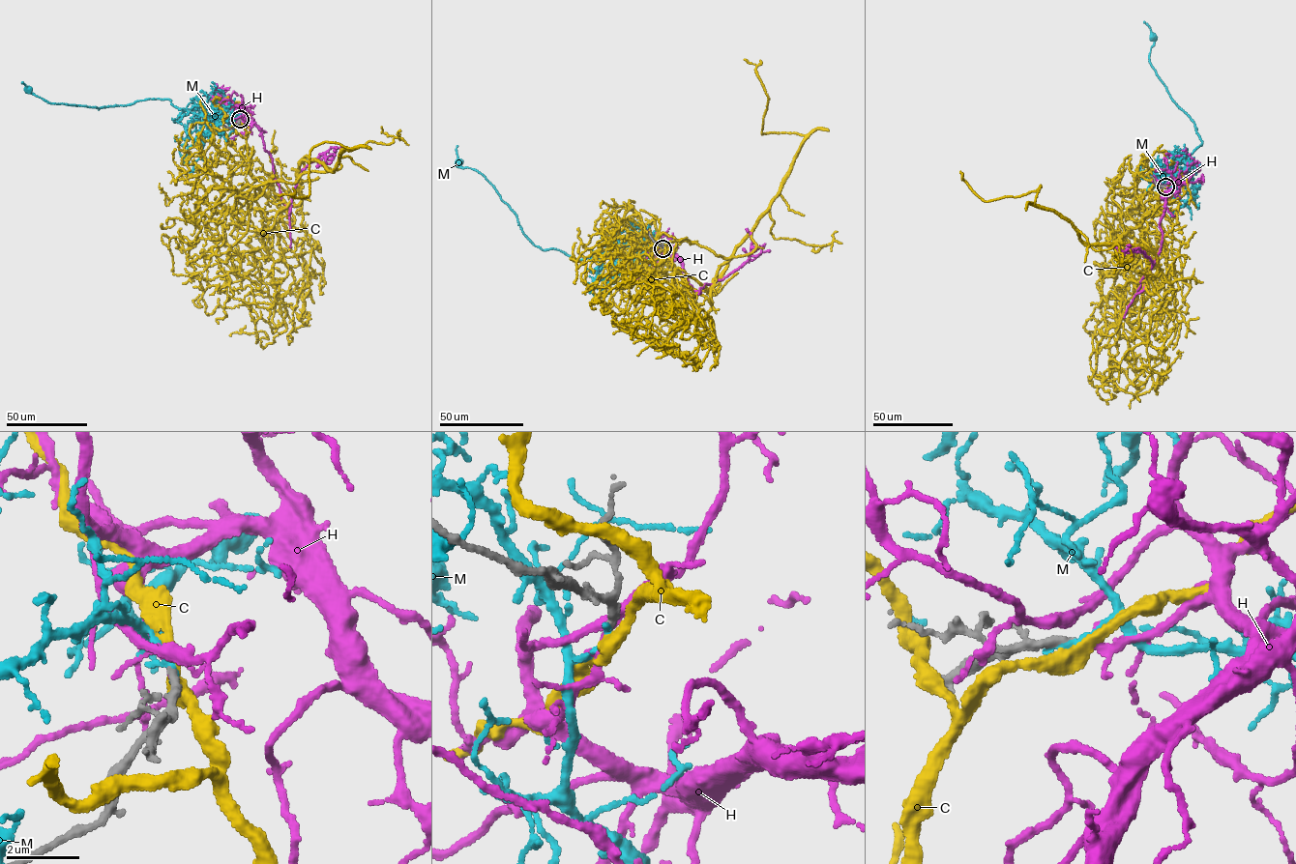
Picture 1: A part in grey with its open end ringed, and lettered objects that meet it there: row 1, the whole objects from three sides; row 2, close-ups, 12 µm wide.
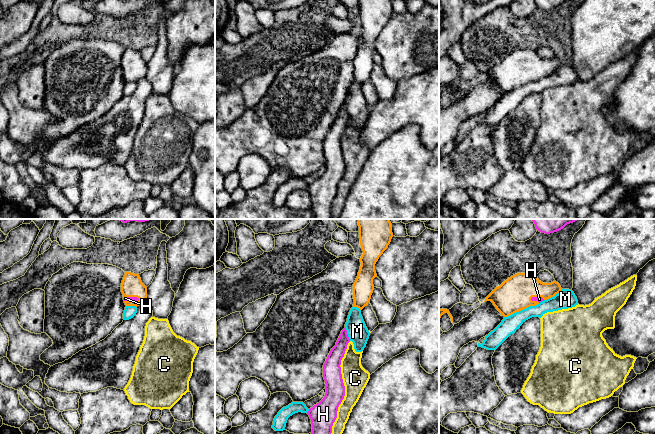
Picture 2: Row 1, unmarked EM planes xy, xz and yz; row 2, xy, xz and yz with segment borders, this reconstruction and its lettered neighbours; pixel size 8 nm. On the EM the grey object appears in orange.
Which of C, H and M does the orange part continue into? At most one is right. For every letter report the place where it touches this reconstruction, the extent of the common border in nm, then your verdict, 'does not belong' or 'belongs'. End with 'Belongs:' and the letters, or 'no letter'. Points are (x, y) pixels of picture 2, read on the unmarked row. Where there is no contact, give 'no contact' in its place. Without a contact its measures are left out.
C: no contact; does not belong
H: meets orange in xy at (131, 72); contact 140 nm long; belongs
M: meets orange in yz at (521, 85); contact 300 nm long; does not belong
Belongs: H

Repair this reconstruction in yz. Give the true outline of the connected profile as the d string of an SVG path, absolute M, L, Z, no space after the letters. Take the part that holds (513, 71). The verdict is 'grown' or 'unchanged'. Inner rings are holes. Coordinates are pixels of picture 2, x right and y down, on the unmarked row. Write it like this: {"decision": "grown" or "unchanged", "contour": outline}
{"decision": "grown", "contour": "M517 49L496 63L485 77L491 77L504 93L508 93L554 73L561 66L556 57L543 59L537 50Z"}

